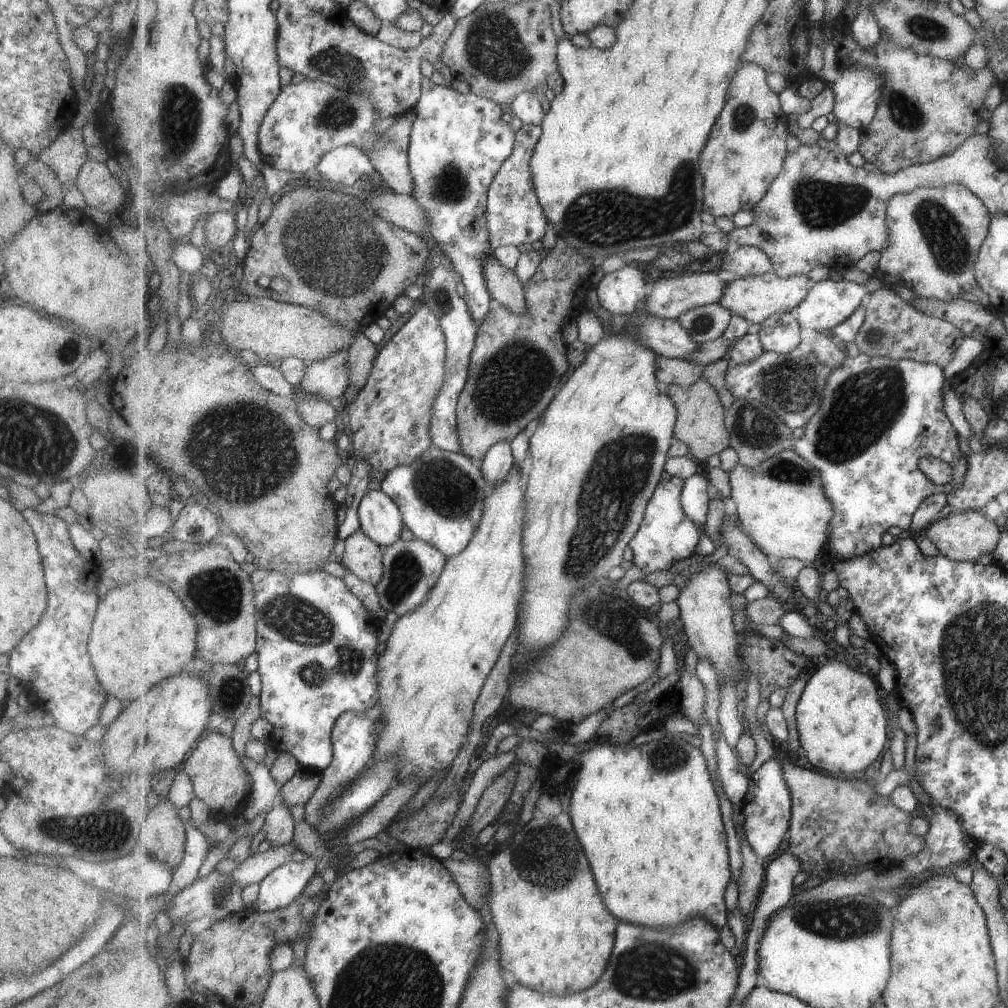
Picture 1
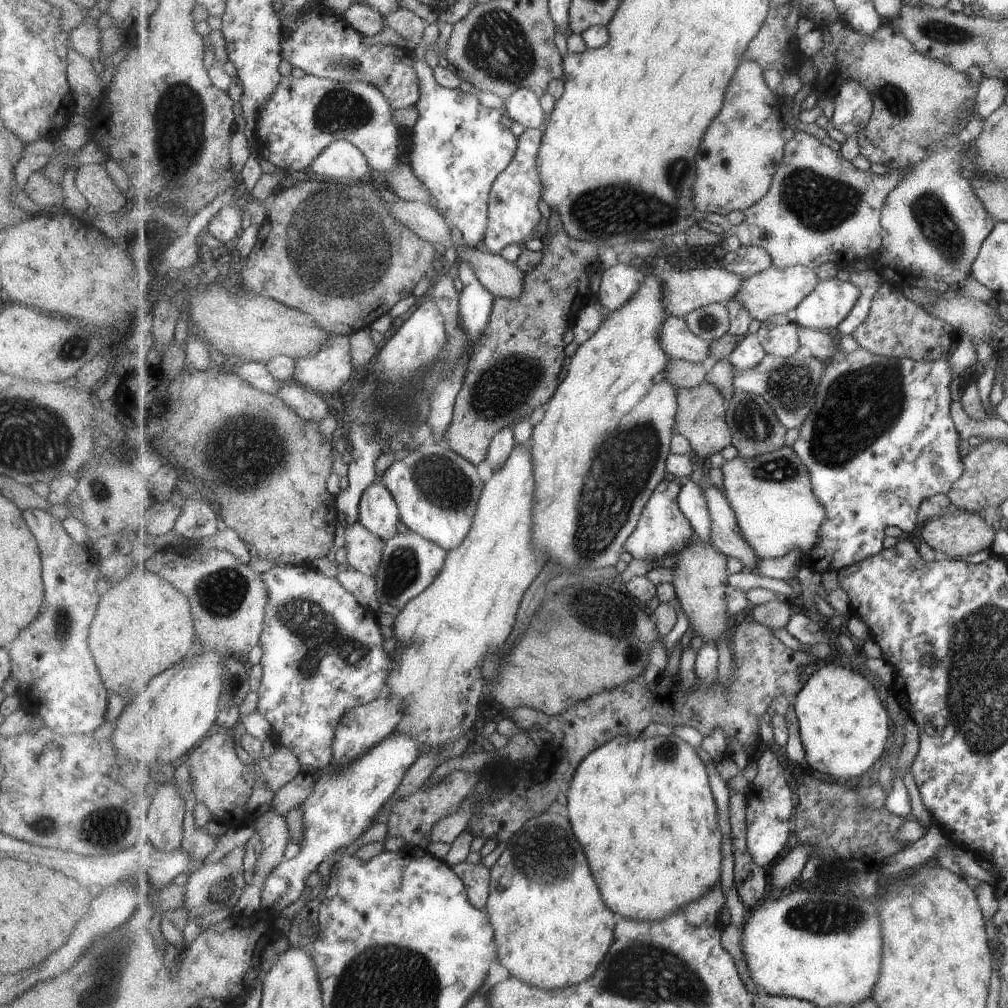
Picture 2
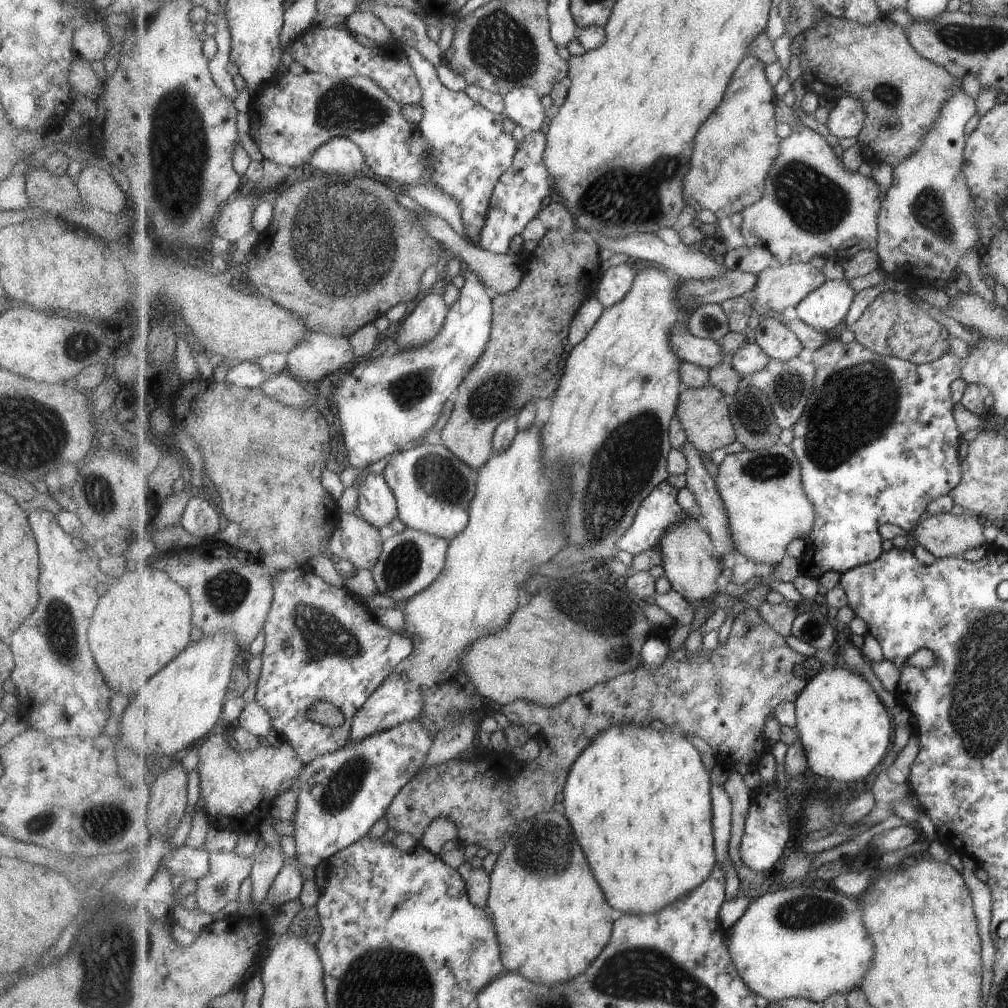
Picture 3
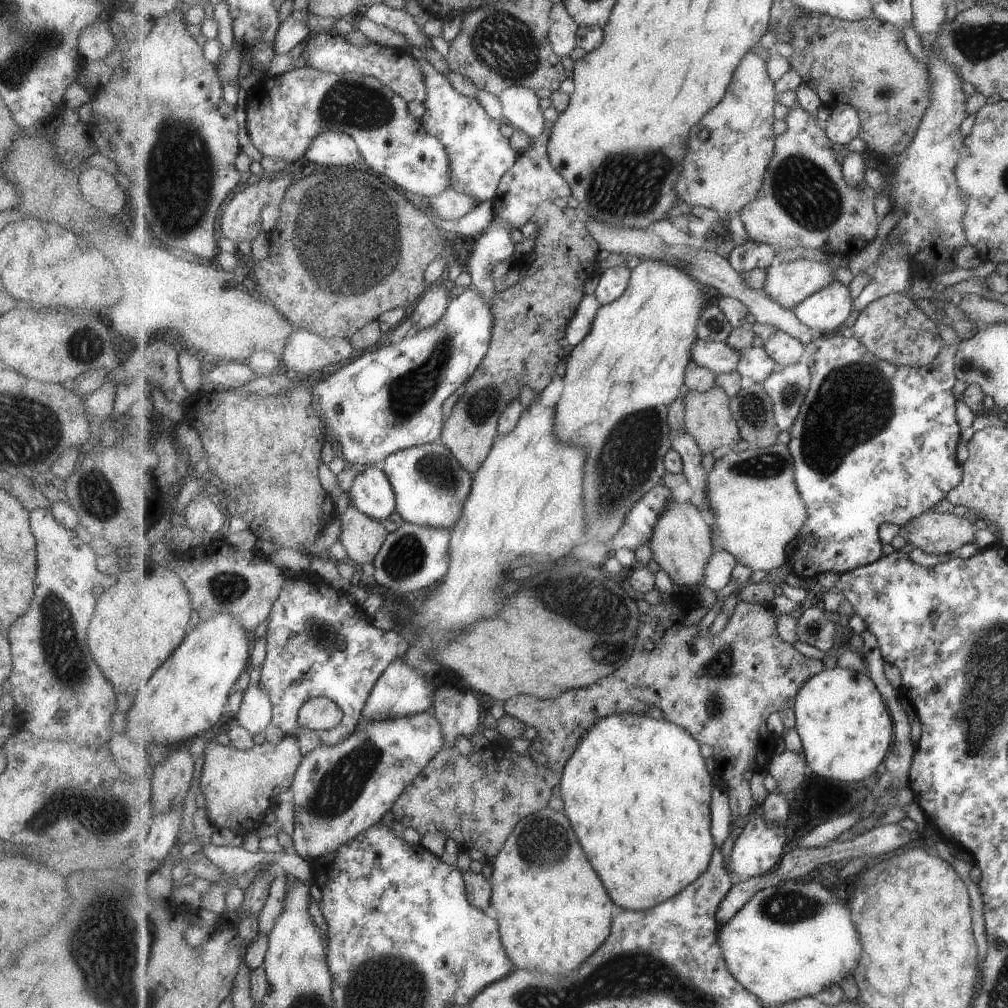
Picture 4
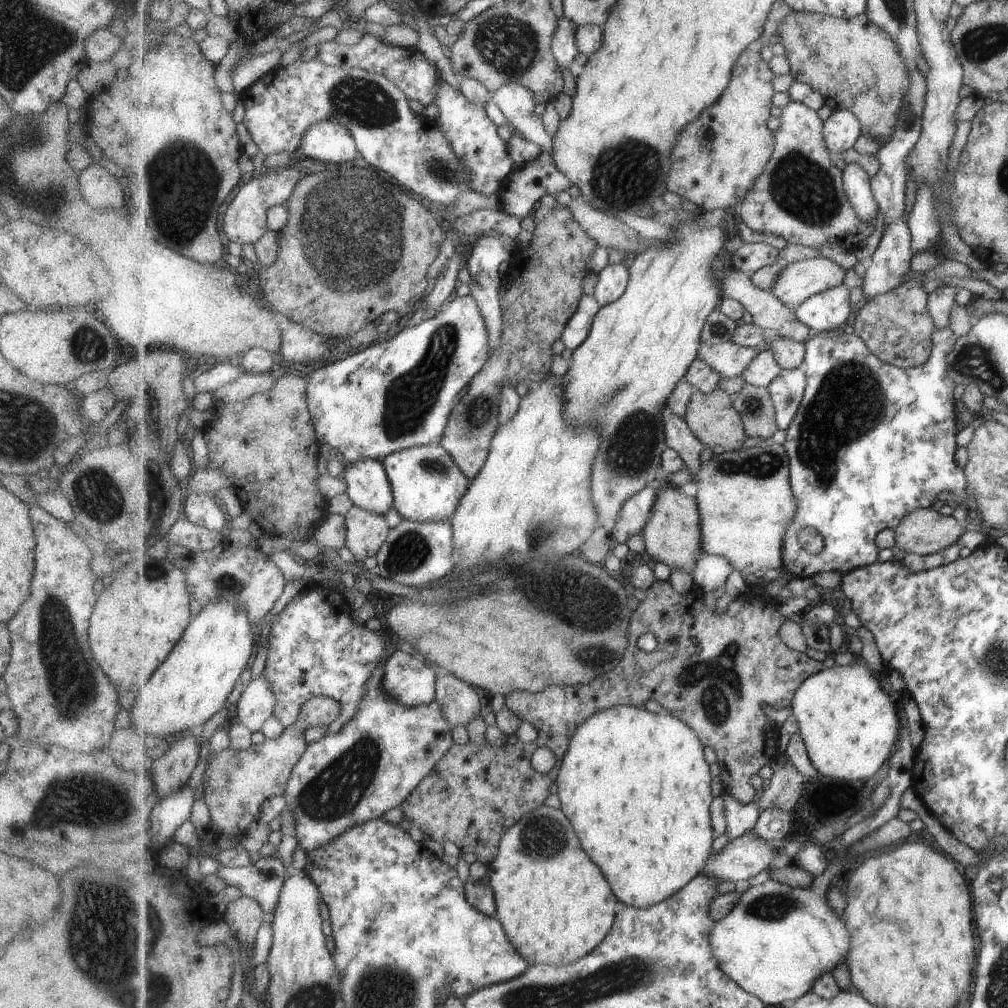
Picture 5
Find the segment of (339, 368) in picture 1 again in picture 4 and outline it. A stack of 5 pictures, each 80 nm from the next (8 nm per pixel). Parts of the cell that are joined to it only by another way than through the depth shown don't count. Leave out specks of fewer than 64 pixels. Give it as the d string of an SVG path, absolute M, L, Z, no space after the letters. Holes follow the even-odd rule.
M297 329L288 340L282 354L284 369L291 374L306 375L313 370L349 360L356 353L350 339L333 337L325 339L317 333Z

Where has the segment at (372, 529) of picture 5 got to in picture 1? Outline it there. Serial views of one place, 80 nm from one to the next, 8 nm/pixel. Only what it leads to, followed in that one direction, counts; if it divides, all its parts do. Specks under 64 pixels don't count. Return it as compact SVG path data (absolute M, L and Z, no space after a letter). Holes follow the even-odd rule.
M357 530L347 538L341 564L348 572L377 585L384 576L384 552L373 538Z

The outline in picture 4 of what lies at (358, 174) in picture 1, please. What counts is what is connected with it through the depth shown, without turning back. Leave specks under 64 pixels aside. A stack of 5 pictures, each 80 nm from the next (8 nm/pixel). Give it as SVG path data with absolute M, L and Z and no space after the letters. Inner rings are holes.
M333 130L317 135L305 157L326 168L353 168L359 167L359 162L365 162L357 141L348 134Z

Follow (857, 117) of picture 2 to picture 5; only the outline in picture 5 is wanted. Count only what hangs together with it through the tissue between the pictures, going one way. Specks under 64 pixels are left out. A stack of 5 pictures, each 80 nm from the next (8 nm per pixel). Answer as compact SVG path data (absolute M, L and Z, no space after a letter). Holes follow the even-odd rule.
M837 109L825 121L824 135L827 148L832 152L832 160L841 158L841 152L854 148L862 135L862 122L849 109Z

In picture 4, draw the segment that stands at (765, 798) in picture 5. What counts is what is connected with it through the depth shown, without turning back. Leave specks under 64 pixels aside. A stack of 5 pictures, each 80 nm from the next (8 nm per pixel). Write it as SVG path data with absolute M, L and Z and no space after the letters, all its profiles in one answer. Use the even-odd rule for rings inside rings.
M787 750L773 756L768 763L767 771L777 780L775 792L782 791L786 800L795 796L795 790L803 782L803 778L811 772L804 753Z

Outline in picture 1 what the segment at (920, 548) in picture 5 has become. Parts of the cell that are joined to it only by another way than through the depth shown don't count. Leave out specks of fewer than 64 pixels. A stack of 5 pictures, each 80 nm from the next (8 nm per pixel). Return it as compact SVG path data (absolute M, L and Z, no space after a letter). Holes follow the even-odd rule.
M959 511L959 514L950 514L939 521L933 522L927 528L927 538L939 548L943 557L955 561L972 561L982 554L989 554L996 548L999 528L995 522L981 516L979 511Z

